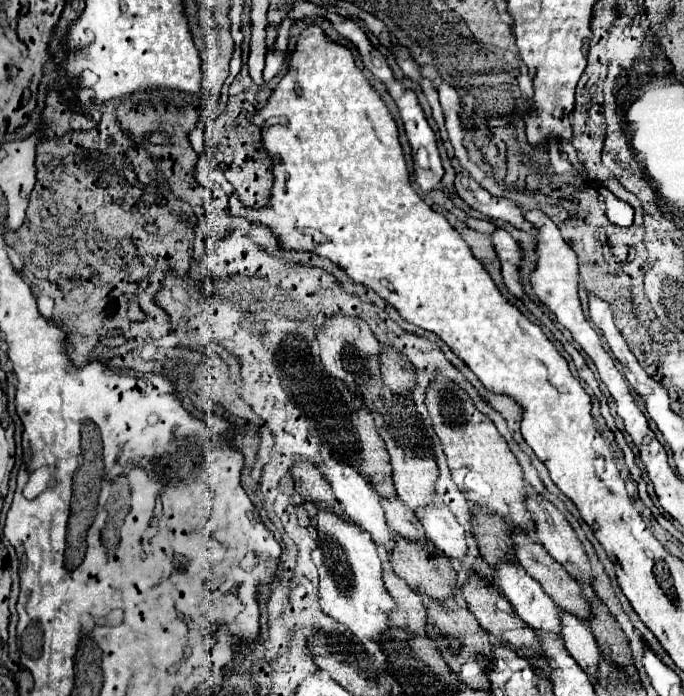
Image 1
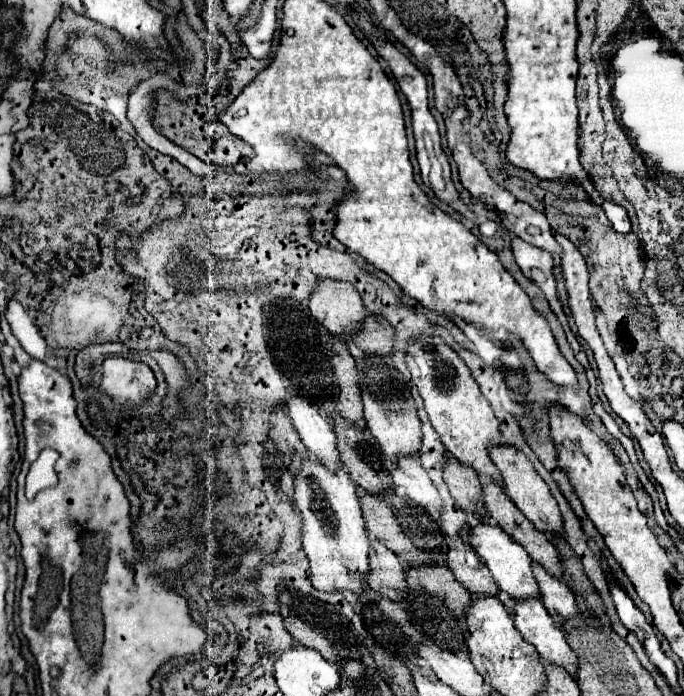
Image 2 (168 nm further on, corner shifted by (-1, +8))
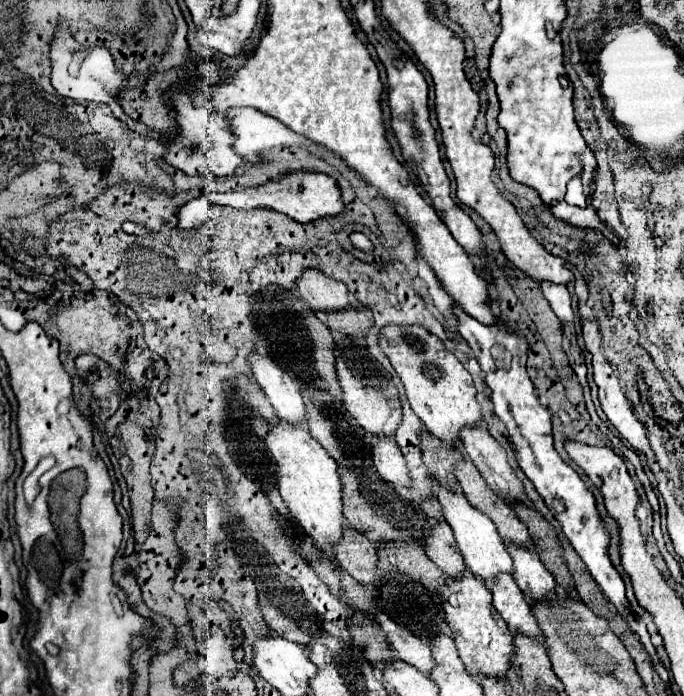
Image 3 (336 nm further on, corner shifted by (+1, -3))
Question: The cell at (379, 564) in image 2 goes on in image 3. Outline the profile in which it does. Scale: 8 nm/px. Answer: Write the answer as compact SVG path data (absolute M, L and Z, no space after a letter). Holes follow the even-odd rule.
M352 527L344 529L344 539L338 543L334 553L336 553L336 559L340 561L342 569L348 571L358 583L376 581L376 569L378 569L376 545L370 543L356 529L352 529Z

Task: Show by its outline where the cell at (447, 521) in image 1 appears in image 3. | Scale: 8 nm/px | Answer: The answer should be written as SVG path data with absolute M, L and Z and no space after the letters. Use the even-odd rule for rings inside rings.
M370 437L370 441L372 441L372 461L374 461L374 467L378 469L380 477L392 485L412 487L406 459L404 459L402 451L398 449L396 441L392 441L392 439L378 441L374 437Z

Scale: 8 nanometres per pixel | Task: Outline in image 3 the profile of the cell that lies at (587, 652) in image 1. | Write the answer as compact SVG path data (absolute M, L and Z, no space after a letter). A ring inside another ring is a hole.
M508 543L508 553L514 561L514 581L520 585L528 601L542 601L556 593L556 581L548 569L540 563L536 551L516 547Z

